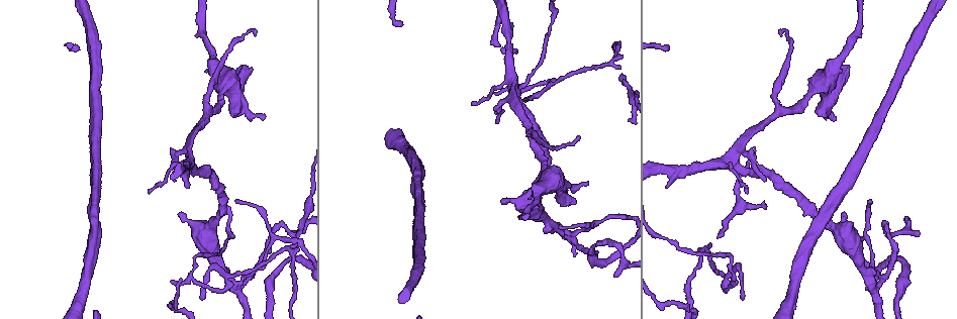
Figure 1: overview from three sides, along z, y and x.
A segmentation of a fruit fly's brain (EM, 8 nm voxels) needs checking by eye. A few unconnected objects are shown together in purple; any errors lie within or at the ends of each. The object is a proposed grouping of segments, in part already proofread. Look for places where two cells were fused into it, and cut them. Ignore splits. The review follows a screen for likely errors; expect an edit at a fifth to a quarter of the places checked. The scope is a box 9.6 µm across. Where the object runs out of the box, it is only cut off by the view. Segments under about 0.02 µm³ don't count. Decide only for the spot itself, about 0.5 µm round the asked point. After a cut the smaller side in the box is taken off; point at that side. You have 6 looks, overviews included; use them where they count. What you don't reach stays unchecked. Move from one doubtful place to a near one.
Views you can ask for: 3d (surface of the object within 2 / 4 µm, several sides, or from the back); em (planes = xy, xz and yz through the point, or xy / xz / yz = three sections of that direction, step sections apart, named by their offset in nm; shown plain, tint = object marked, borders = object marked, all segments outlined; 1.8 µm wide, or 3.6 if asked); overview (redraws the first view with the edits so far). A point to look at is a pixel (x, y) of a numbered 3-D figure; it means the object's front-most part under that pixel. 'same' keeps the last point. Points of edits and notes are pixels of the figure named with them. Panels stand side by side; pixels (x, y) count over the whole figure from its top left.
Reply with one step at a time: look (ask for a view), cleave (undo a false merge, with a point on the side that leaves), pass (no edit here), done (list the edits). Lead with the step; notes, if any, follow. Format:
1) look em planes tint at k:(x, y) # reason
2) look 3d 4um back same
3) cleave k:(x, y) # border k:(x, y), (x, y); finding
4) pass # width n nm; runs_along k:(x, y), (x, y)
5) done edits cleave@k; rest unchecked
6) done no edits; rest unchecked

look 3d 2um at 1:(557, 228) # abrupt turn

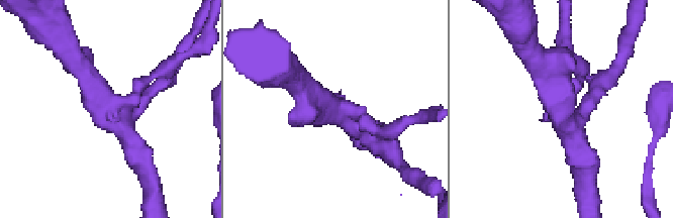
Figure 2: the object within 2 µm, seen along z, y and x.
look em planes plain at 2:(564, 106) # arms 4; shape alone is not enough

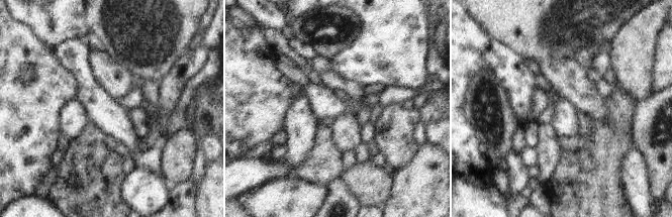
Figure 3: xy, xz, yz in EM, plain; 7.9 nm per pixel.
look em planes tint same # where the object lies

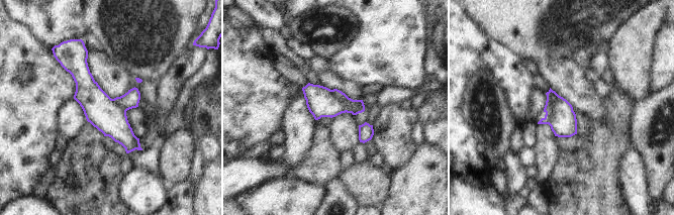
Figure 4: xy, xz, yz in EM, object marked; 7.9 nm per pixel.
cleave 4:(552, 100) # width 220 nm; two cells meet here

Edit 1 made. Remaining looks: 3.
look em planes tint at 1:(883, 225) # sharp bend

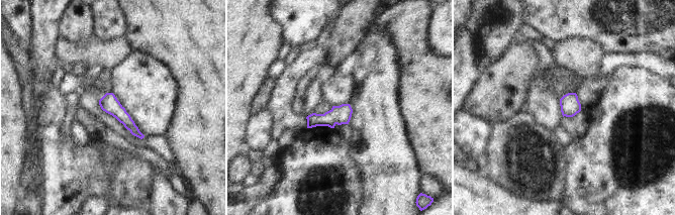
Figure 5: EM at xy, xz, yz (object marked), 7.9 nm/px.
pass # runs_along 5:(108, 95), (108, 102), (138, 134); all the same cell

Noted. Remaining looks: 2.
done edits cleave@4; rest unchecked

